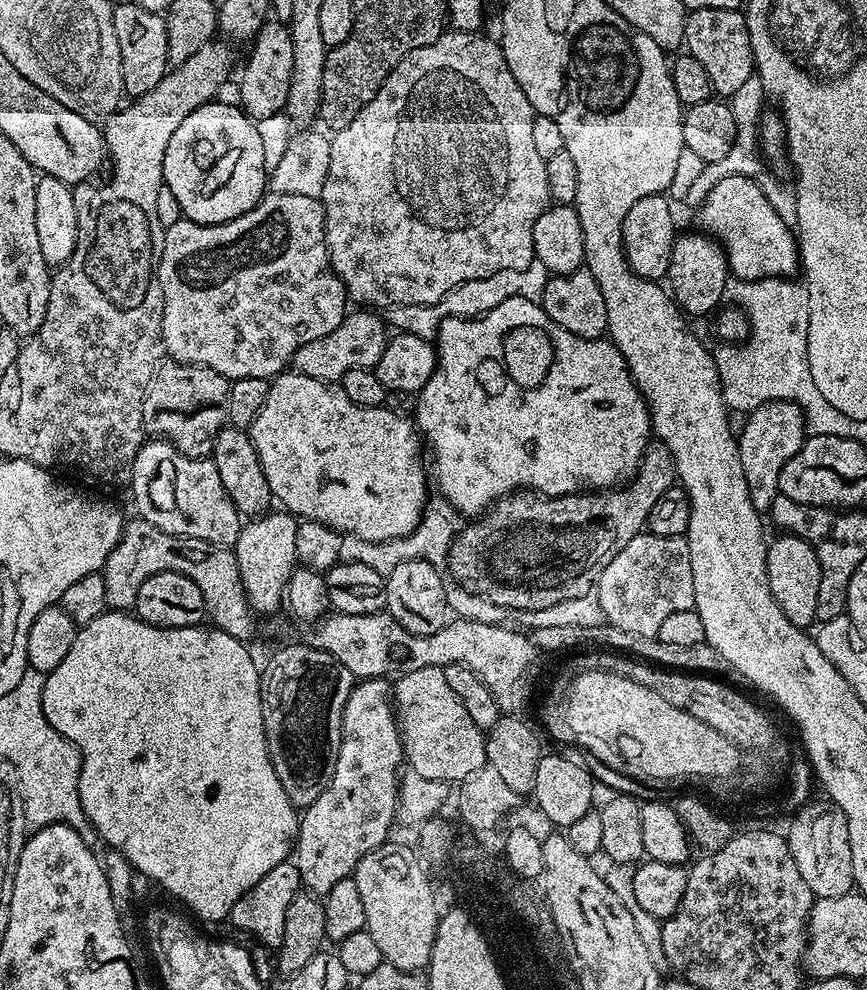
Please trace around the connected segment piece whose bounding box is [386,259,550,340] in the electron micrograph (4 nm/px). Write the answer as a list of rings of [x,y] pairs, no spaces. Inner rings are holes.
[[[534,259],[526,269],[499,270],[498,274],[490,274],[490,278],[478,278],[474,282],[466,282],[454,290],[450,290],[437,304],[397,304],[386,312],[386,320],[393,329],[409,332],[423,340],[432,340],[440,329],[440,323],[451,316],[475,318],[494,310],[494,306],[502,306],[506,298],[526,298],[539,301],[544,295],[550,279],[550,273],[542,262]],[[392,323],[392,324],[391,324]]]

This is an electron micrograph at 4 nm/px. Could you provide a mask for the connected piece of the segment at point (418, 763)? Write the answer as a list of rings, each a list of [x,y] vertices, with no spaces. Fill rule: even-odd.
[[[423,668],[422,670],[410,670],[403,673],[394,684],[394,704],[398,709],[398,723],[400,740],[404,744],[404,758],[407,767],[417,772],[424,781],[443,780],[445,782],[461,782],[482,767],[485,767],[484,755],[485,733],[474,726],[470,713],[466,706],[462,706],[458,694],[454,694],[453,688],[446,682],[446,674],[442,668]]]

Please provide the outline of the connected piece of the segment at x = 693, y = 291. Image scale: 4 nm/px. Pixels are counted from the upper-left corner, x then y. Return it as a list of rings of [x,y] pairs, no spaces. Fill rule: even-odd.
[[[696,232],[690,233],[689,236],[677,235],[670,254],[670,266],[666,277],[672,299],[689,317],[704,316],[712,311],[715,313],[721,307],[720,299],[723,296],[725,299],[726,289],[729,287],[728,278],[730,279],[728,259],[721,245],[711,236]]]

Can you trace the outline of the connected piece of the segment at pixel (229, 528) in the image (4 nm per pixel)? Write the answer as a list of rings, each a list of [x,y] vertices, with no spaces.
[[[155,438],[149,439],[147,442],[141,444],[138,454],[132,463],[132,482],[130,485],[132,491],[132,500],[136,503],[139,519],[150,522],[158,530],[162,530],[171,536],[183,536],[185,540],[201,540],[207,544],[218,544],[221,546],[235,545],[238,534],[242,527],[242,517],[237,512],[234,502],[226,494],[226,486],[222,486],[222,478],[218,478],[218,470],[216,464],[210,458],[197,458],[195,456],[184,456],[173,444],[167,444],[165,440],[157,440]]]

